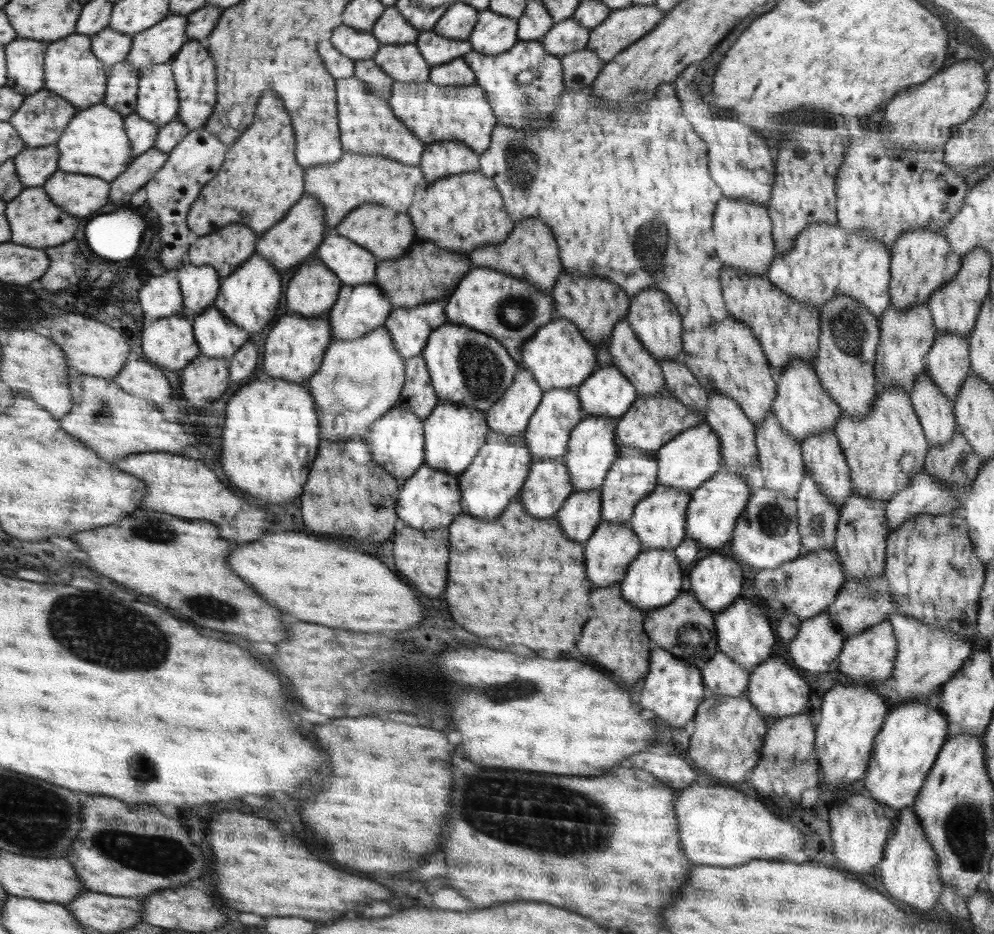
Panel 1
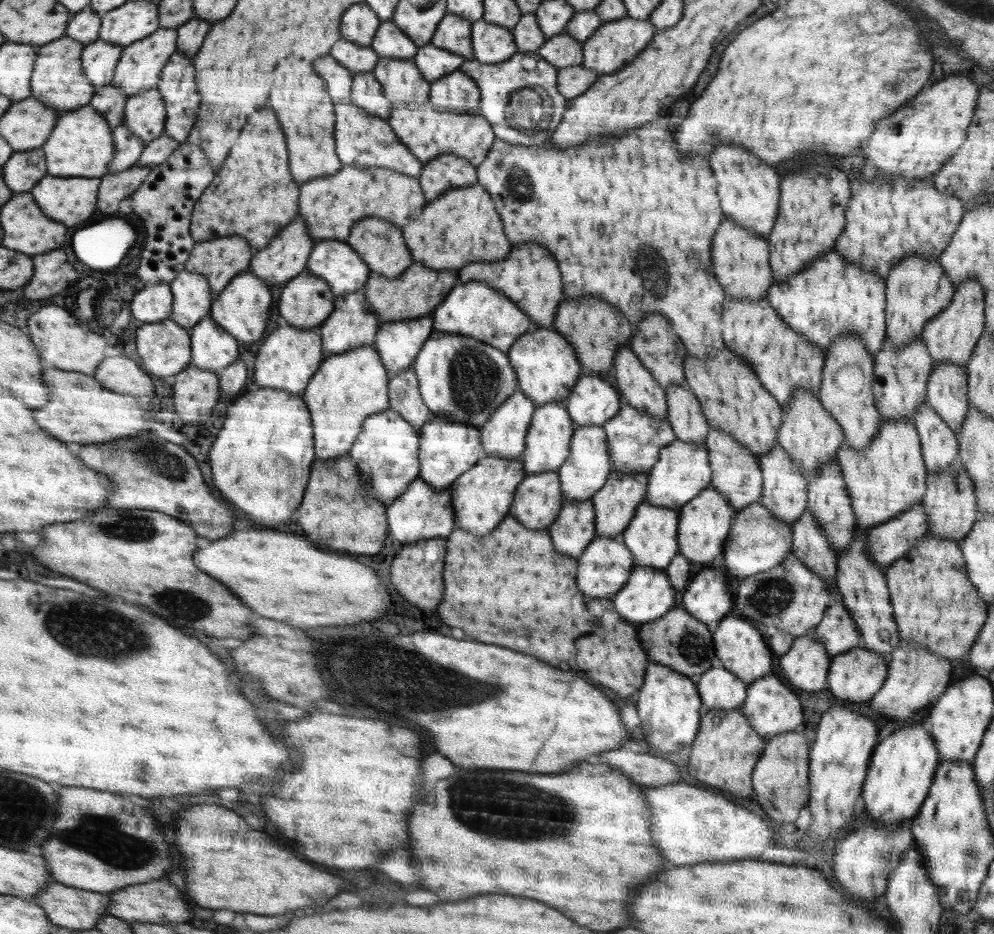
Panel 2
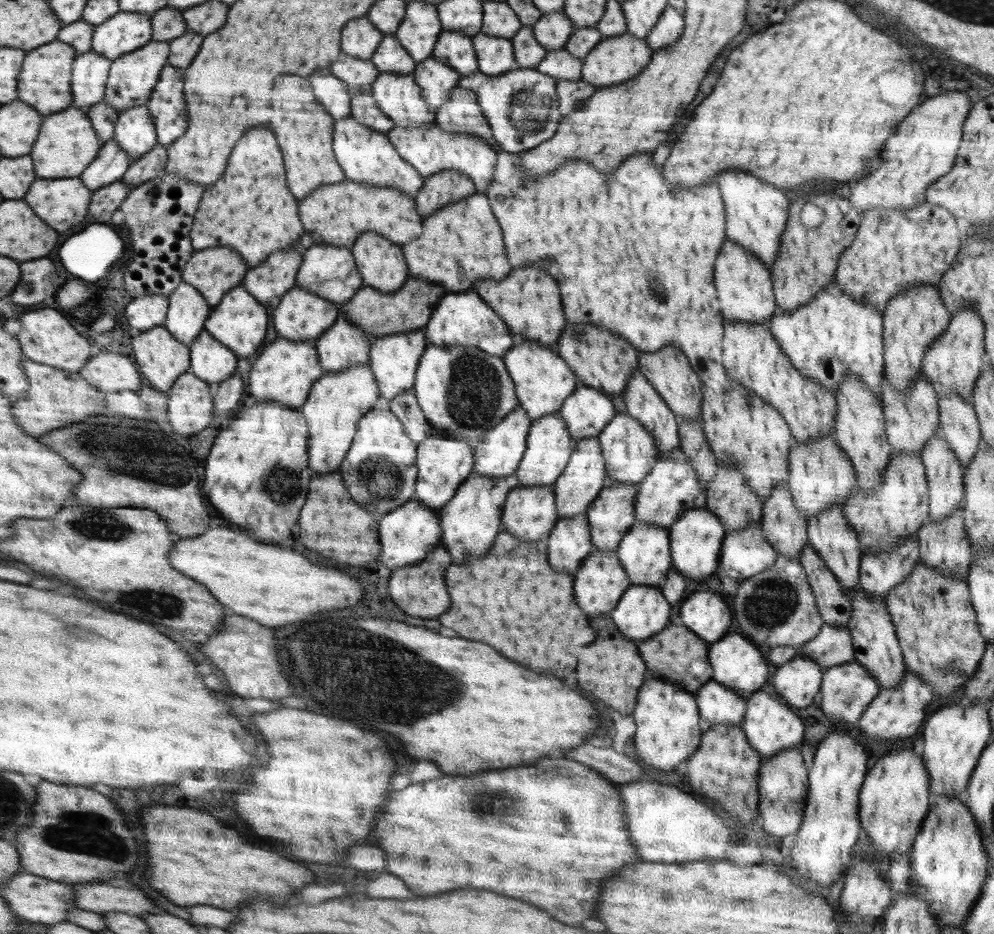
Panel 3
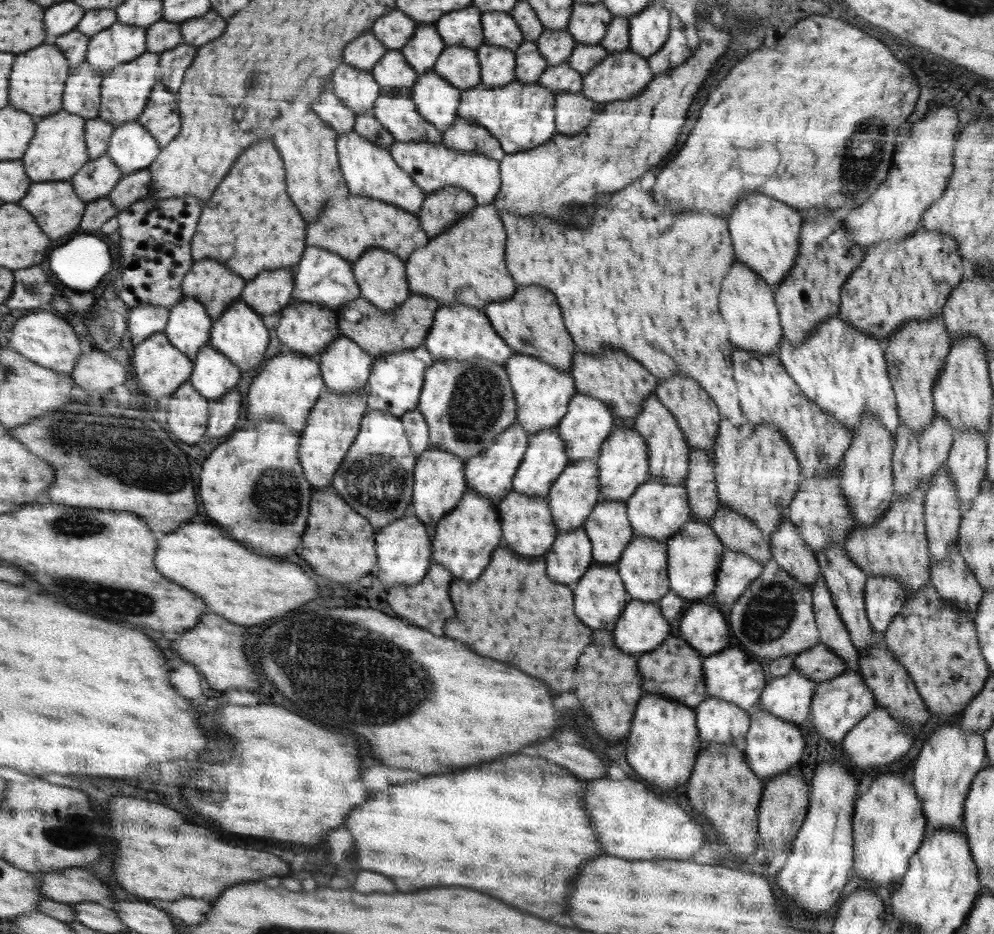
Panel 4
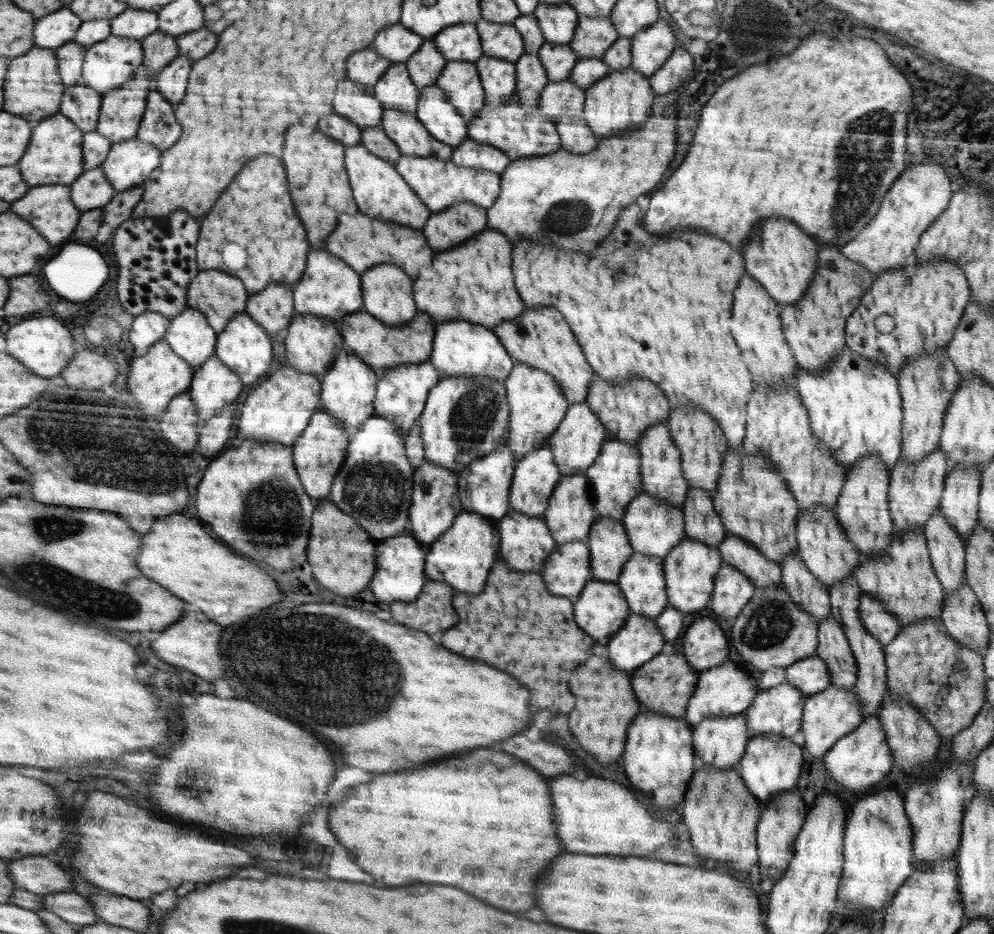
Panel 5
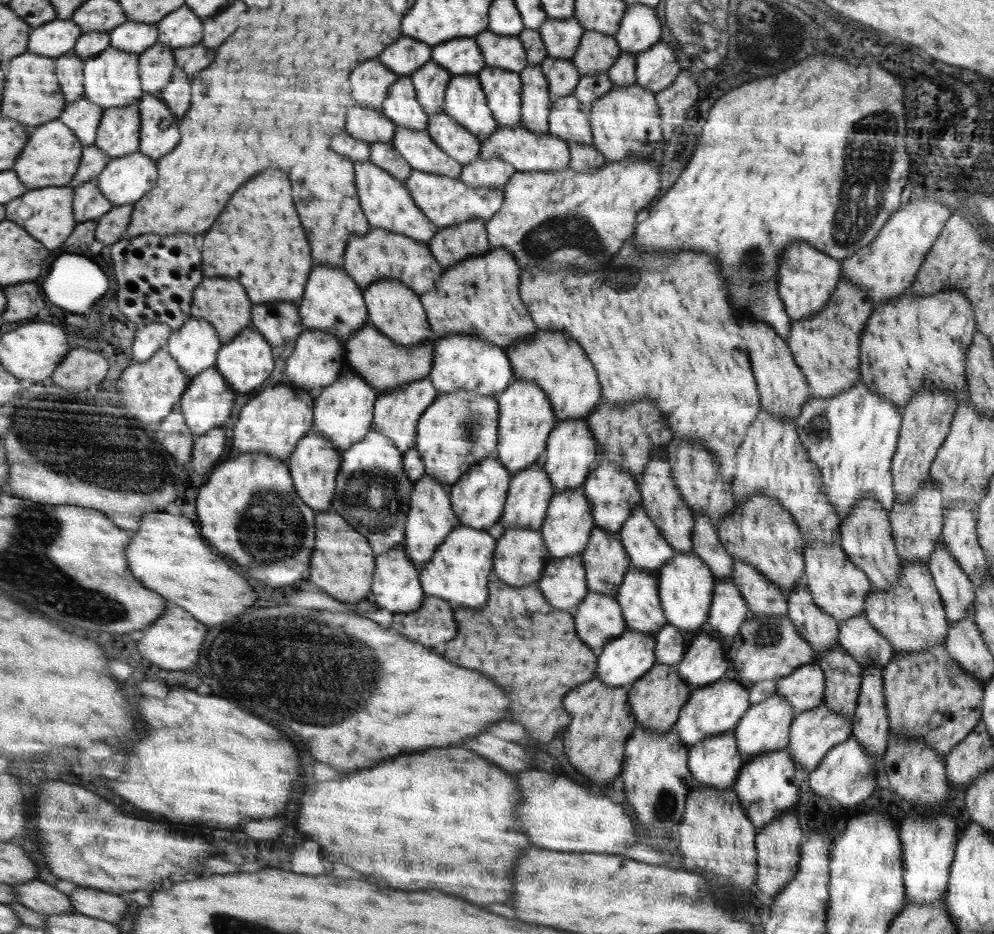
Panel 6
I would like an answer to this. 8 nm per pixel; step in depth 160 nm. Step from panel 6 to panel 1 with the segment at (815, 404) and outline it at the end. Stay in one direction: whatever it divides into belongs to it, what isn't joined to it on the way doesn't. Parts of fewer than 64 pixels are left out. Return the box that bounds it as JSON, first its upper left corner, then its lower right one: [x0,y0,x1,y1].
[765,222,891,322]

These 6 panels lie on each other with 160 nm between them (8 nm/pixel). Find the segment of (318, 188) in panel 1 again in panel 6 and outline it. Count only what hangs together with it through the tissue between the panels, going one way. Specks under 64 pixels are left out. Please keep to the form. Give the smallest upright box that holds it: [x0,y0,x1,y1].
[344,228,444,295]

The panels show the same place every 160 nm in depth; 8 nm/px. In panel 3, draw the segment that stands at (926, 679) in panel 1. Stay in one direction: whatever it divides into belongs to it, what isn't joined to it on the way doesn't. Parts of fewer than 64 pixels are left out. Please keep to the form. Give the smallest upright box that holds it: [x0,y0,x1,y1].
[854,670,935,744]

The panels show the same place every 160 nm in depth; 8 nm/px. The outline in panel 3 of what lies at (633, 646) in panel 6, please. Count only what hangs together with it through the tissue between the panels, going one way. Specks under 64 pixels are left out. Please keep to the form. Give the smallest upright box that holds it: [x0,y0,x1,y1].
[610,585,670,643]

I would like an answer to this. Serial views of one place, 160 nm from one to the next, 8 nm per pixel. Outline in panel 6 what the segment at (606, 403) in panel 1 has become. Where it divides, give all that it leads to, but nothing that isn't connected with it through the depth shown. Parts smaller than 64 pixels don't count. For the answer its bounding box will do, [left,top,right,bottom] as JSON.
[542,419,596,493]

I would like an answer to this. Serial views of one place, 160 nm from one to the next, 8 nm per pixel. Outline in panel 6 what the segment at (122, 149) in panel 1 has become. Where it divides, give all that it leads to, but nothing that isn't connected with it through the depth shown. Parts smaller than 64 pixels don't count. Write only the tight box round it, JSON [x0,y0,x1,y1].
[14,118,84,188]

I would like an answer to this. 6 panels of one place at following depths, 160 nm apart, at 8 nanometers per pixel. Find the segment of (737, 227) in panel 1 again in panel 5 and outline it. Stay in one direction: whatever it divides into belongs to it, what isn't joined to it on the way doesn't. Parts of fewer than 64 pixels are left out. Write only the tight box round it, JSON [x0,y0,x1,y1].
[729,275,800,386]

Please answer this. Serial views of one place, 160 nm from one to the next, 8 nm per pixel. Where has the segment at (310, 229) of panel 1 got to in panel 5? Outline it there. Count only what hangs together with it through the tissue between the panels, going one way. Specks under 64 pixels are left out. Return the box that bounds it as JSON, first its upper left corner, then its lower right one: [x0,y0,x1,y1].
[245,284,294,334]

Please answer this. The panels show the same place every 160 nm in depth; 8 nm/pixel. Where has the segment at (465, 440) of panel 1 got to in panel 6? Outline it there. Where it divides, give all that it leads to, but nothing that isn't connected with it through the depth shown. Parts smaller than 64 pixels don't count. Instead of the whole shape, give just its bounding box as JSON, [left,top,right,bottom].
[404,475,459,568]

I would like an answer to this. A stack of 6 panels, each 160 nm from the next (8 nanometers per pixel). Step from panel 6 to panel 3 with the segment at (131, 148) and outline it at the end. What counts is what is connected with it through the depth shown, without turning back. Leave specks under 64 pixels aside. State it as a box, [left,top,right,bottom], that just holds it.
[103,39,169,112]

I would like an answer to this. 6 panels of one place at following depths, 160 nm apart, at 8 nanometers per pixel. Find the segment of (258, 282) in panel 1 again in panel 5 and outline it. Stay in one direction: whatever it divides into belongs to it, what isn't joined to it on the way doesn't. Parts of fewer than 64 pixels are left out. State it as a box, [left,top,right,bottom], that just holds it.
[215,312,272,385]

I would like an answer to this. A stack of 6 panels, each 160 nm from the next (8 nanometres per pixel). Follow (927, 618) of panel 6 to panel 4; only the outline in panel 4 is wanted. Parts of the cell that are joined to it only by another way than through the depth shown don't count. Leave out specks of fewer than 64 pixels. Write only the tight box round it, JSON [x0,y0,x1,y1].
[846,489,930,594]

